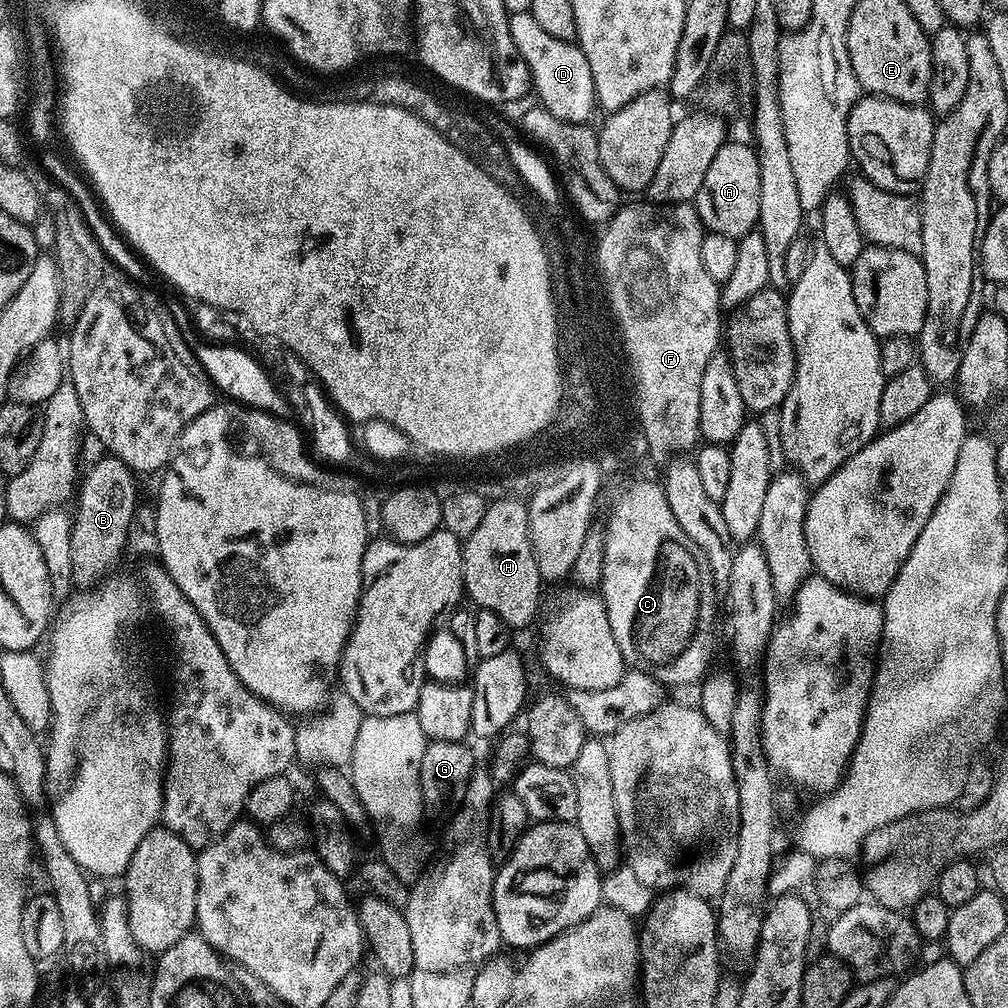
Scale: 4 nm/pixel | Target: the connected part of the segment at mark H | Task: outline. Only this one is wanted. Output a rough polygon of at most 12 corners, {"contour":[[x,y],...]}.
{"contour":[[523,499],[463,541],[467,599],[513,630],[540,608]]}

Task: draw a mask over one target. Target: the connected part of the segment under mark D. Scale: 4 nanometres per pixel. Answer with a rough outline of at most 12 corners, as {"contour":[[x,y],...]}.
{"contour":[[531,11],[508,22],[539,107],[588,124],[598,105],[590,62],[546,34]]}

